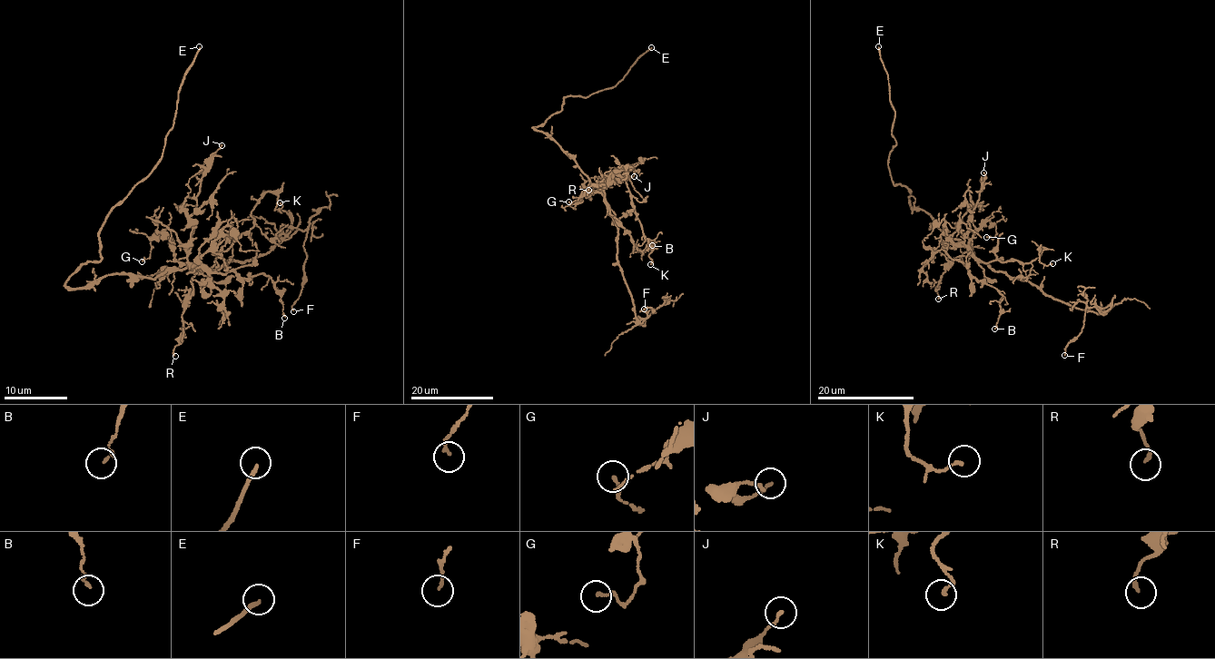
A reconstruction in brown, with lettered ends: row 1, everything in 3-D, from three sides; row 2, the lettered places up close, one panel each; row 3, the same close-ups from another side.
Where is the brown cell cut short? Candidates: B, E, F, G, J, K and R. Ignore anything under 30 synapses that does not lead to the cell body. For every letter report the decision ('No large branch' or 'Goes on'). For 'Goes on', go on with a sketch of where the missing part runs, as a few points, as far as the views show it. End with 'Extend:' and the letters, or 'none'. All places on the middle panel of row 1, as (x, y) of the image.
B: No large branch
E: Goes on. Course of what is missing: (651, 47), (661, 37), (661, 2)
F: No large branch
G: No large branch
J: No large branch
K: No large branch
R: No large branch
Extend: E

